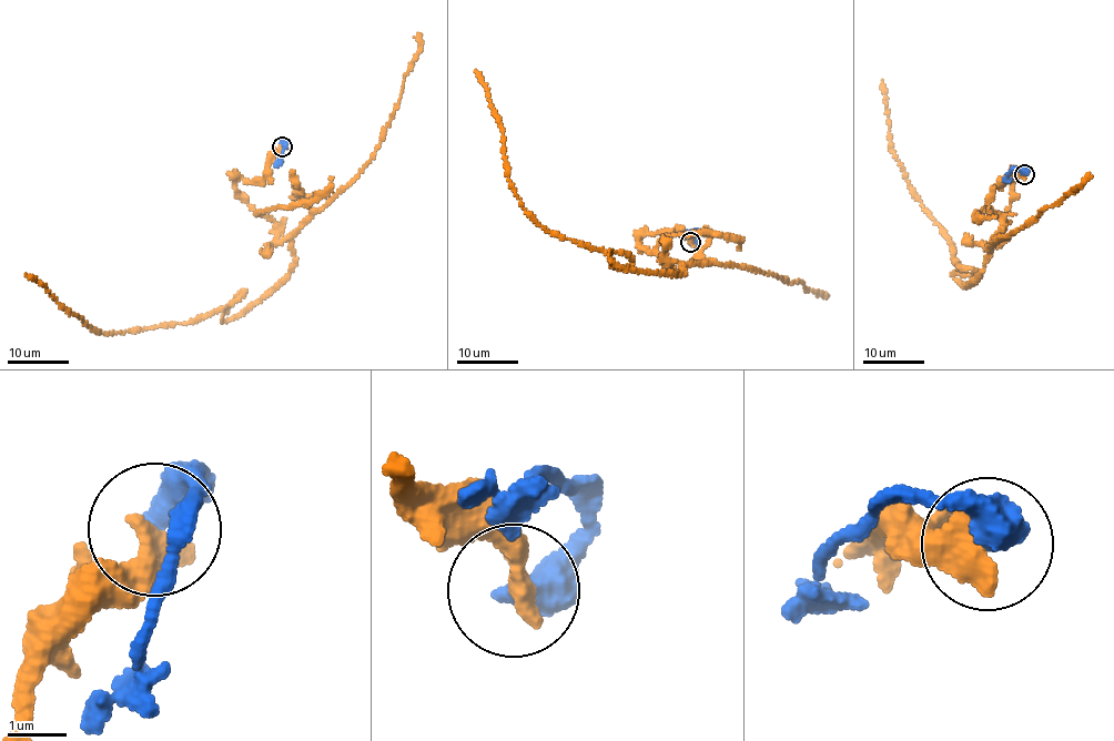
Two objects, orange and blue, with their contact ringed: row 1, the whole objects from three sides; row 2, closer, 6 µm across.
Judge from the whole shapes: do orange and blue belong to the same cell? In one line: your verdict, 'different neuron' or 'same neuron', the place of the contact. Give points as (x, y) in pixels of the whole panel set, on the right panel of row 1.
different neuron | (1024, 174)

